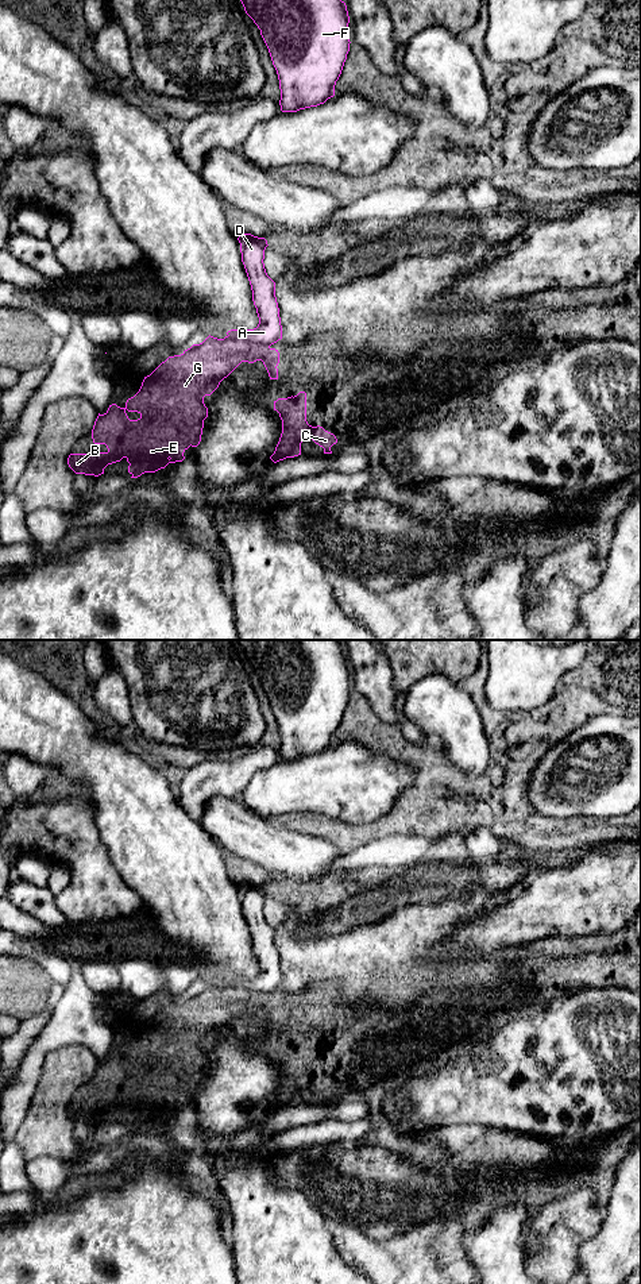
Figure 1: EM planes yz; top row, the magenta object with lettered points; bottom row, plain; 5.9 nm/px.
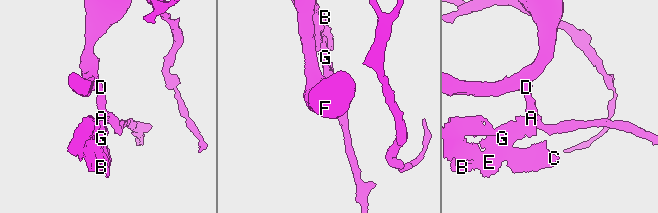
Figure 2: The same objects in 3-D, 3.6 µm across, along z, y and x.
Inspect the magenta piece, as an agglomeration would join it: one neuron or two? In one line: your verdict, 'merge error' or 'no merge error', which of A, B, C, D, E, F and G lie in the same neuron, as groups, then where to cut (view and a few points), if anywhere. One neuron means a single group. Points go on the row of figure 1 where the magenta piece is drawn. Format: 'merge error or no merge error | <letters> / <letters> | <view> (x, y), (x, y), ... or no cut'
merge error | A D F / B C E G | yz (228, 335), (236, 336), (244, 344), (269, 347)

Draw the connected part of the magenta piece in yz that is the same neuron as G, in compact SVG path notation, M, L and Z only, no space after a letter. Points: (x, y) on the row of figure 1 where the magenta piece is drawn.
M208 336L202 343L193 344L181 355L169 356L150 375L144 377L139 392L127 400L126 406L109 405L104 414L97 416L92 439L94 444L105 444L107 452L70 454L69 467L76 474L104 474L108 464L123 458L130 463L131 478L144 473L155 473L169 463L182 462L184 452L201 442L204 420L208 408L204 397L211 396L242 362L254 363L262 360L270 379L278 379L279 352L270 347L244 346L239 338L225 336L217 339Z

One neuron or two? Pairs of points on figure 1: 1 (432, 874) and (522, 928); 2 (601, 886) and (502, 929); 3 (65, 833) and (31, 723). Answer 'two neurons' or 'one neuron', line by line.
1: two neurons
2: one neuron
3: two neurons

